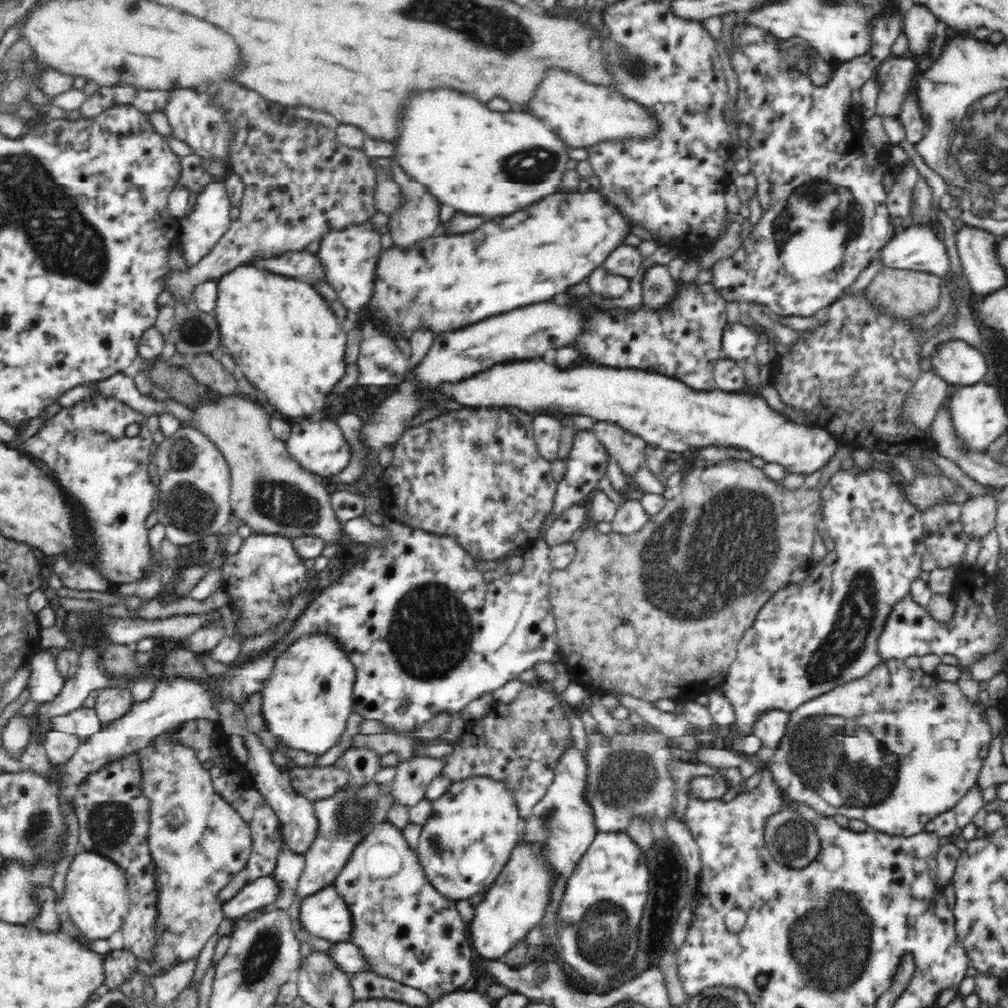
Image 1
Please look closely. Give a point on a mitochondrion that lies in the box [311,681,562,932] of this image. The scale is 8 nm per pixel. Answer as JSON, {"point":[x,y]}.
{"point":[350,813]}

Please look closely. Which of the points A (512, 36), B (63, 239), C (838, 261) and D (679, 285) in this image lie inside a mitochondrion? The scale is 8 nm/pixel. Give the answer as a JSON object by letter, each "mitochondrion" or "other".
{"A":"mitochondrion","B":"mitochondrion","C":"other","D":"other"}

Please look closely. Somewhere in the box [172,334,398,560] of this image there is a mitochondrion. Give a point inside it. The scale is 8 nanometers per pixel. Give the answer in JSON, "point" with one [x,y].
{"point":[281,501]}

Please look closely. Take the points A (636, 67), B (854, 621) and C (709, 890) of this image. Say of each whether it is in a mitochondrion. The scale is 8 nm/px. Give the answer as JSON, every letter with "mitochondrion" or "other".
{"A":"mitochondrion","B":"mitochondrion","C":"other"}

